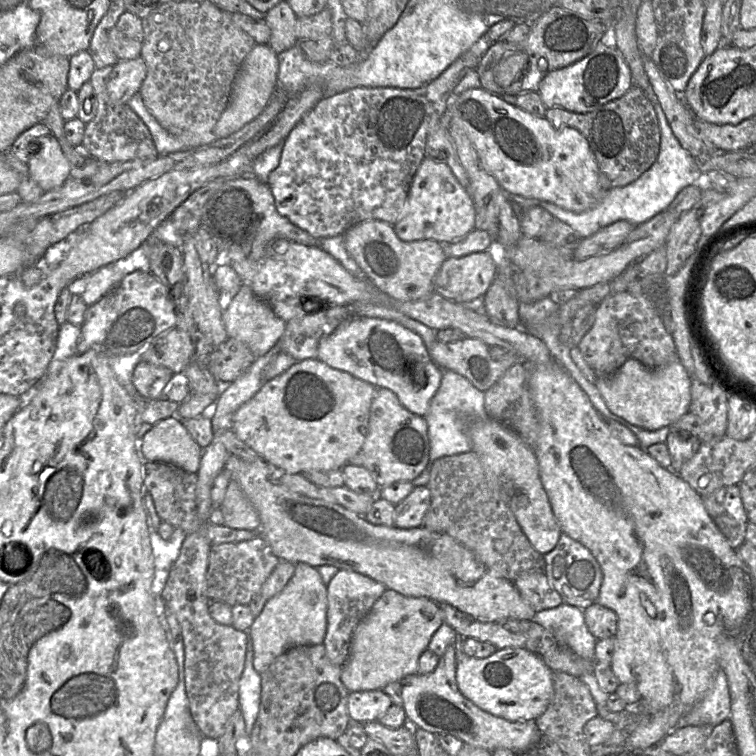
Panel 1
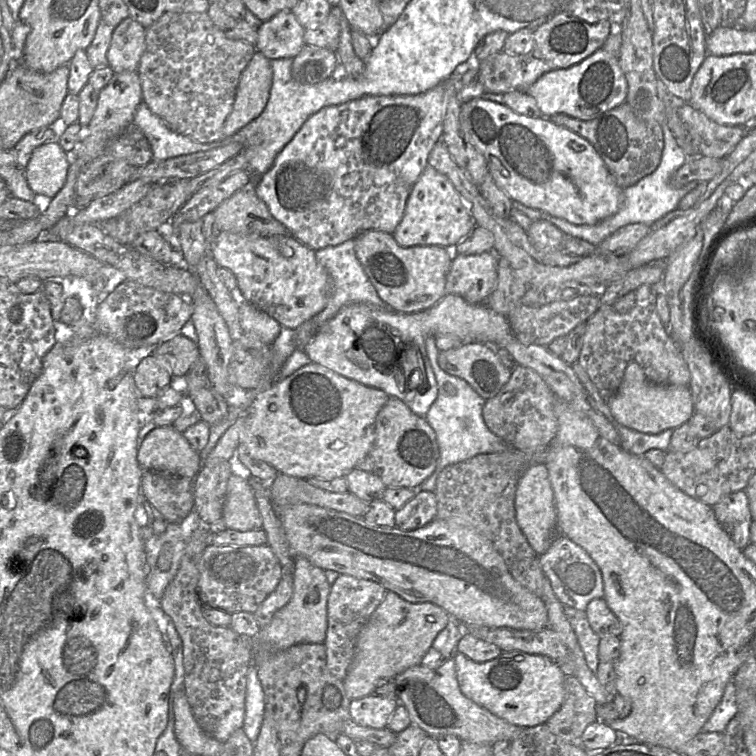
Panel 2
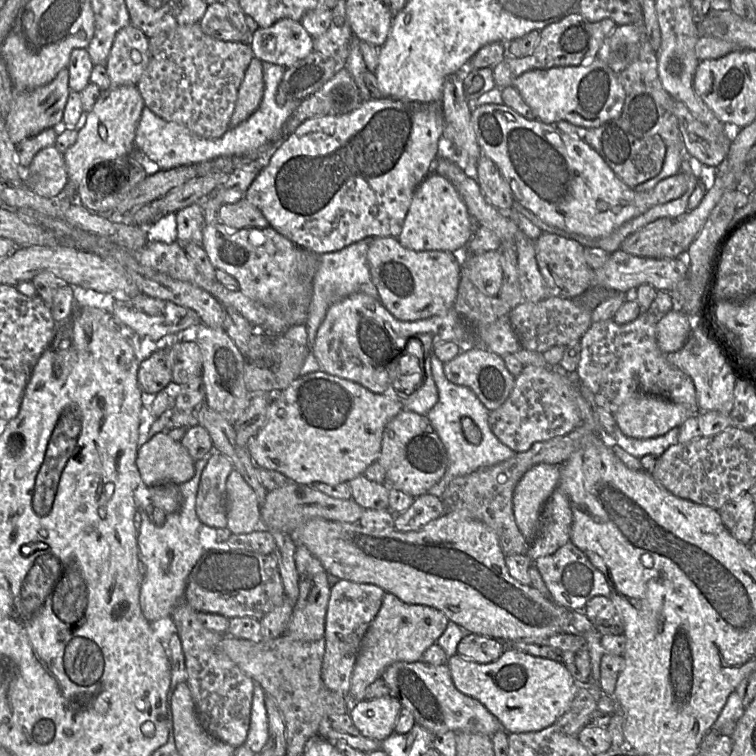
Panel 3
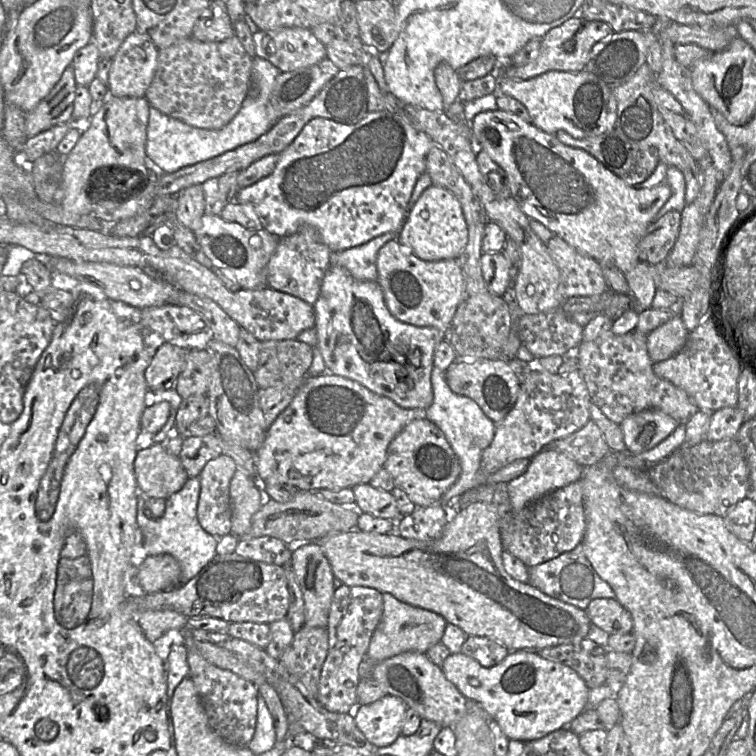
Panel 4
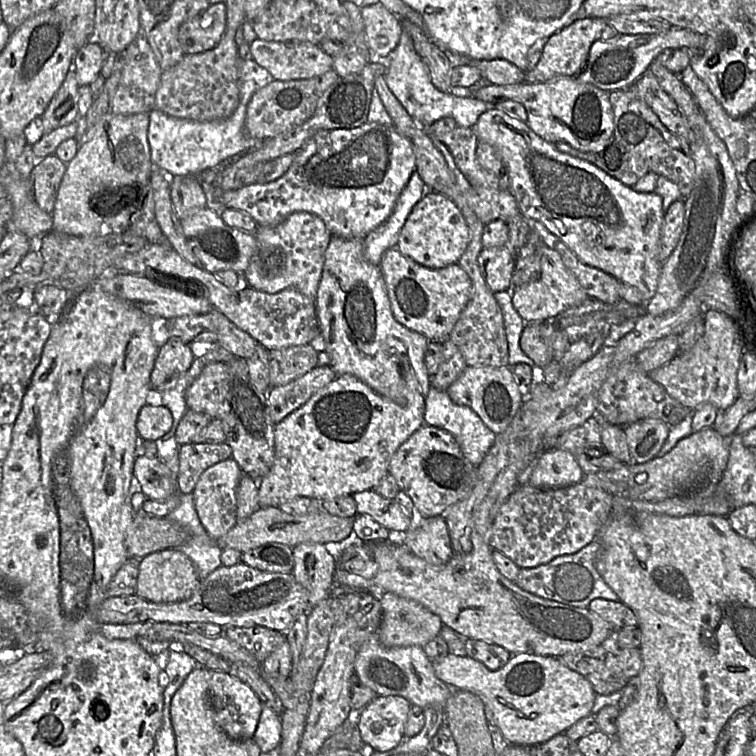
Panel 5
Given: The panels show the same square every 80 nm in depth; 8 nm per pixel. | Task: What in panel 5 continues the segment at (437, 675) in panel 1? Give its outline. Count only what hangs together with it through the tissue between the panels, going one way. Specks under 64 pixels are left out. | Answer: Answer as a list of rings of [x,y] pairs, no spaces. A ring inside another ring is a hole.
[[[376,632],[359,649],[354,667],[355,675],[377,696],[402,696],[421,708],[428,705],[444,707],[454,690],[436,677],[432,663],[421,647],[386,647]]]

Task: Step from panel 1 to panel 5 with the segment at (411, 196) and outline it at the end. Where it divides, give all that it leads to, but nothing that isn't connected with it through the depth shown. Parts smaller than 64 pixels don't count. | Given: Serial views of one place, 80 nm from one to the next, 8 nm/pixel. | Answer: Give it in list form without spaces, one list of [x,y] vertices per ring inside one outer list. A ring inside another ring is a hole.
[[[427,190],[410,212],[400,232],[397,248],[418,264],[439,269],[458,263],[469,242],[469,227],[454,201],[442,193]]]

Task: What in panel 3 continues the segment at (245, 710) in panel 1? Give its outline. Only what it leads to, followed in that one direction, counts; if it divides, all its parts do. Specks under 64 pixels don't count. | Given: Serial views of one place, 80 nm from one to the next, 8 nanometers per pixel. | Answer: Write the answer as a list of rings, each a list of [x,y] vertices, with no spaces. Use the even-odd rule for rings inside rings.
[[[255,683],[250,725],[245,744],[256,755],[261,752],[268,740],[268,718],[264,699],[265,692],[263,688]]]

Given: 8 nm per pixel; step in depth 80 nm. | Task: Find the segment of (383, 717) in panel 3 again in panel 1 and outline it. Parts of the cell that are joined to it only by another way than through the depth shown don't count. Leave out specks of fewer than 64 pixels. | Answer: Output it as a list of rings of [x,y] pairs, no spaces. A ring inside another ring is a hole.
[[[383,689],[349,692],[348,714],[350,720],[365,724],[377,721],[393,705]]]

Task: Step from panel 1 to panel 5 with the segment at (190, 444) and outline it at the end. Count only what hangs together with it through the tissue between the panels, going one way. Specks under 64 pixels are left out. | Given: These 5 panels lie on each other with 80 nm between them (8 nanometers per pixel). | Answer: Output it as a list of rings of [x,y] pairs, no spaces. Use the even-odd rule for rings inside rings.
[[[138,455],[134,462],[133,477],[147,499],[162,500],[177,491],[173,475],[159,457]]]

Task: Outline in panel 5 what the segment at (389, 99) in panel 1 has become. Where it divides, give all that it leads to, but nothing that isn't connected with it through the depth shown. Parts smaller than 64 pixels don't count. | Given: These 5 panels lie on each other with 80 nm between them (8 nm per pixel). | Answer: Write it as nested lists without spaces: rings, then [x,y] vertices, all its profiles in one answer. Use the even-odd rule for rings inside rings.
[[[366,122],[352,129],[320,130],[293,153],[288,170],[278,179],[224,191],[217,185],[217,206],[248,214],[258,226],[275,226],[298,211],[319,216],[331,235],[364,239],[384,223],[415,171],[409,141],[395,126]]]

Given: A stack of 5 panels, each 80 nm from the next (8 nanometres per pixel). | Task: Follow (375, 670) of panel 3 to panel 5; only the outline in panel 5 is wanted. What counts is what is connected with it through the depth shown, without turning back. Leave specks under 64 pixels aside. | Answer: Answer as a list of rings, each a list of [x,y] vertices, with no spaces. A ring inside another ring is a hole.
[[[392,592],[379,595],[382,618],[377,634],[386,647],[423,647],[440,634],[443,623],[439,616],[432,613],[417,601],[403,598]]]

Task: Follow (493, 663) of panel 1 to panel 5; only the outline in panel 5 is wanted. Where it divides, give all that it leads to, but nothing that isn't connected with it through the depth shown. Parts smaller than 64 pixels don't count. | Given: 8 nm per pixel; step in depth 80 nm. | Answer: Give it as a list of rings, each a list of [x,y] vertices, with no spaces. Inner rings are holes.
[[[449,653],[432,665],[443,683],[453,690],[472,692],[490,706],[495,723],[509,744],[536,745],[565,733],[579,719],[592,713],[596,698],[591,683],[555,657],[514,654],[501,669],[490,671],[468,656]]]

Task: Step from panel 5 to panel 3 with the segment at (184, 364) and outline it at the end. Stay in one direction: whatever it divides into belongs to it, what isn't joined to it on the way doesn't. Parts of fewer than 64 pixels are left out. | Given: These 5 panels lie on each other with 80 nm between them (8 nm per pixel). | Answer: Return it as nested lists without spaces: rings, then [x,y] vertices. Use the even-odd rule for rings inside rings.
[[[166,344],[141,362],[137,380],[140,389],[147,395],[156,395],[173,381],[169,345]]]

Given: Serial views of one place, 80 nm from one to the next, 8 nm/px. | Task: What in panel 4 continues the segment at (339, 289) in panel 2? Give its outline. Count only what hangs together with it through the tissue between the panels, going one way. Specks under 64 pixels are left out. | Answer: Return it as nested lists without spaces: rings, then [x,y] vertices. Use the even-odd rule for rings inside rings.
[[[388,232],[377,236],[361,245],[348,248],[338,252],[330,253],[330,264],[345,268],[357,280],[376,281],[377,269],[376,261],[380,248],[390,240],[396,240],[399,232]]]

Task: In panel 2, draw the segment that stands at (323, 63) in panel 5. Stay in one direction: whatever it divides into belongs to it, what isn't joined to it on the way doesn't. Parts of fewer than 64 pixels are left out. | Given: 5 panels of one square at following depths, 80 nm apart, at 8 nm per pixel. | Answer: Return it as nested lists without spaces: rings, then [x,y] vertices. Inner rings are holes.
[[[283,10],[258,28],[256,51],[269,60],[294,59],[306,45],[305,30],[292,10]]]

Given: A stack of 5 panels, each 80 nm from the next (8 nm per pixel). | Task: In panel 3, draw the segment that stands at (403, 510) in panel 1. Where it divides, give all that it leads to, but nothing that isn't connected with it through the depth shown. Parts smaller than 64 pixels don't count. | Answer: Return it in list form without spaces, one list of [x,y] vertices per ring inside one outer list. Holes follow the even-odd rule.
[[[426,493],[414,498],[406,511],[396,514],[394,528],[400,532],[418,531],[444,513],[441,499]]]

